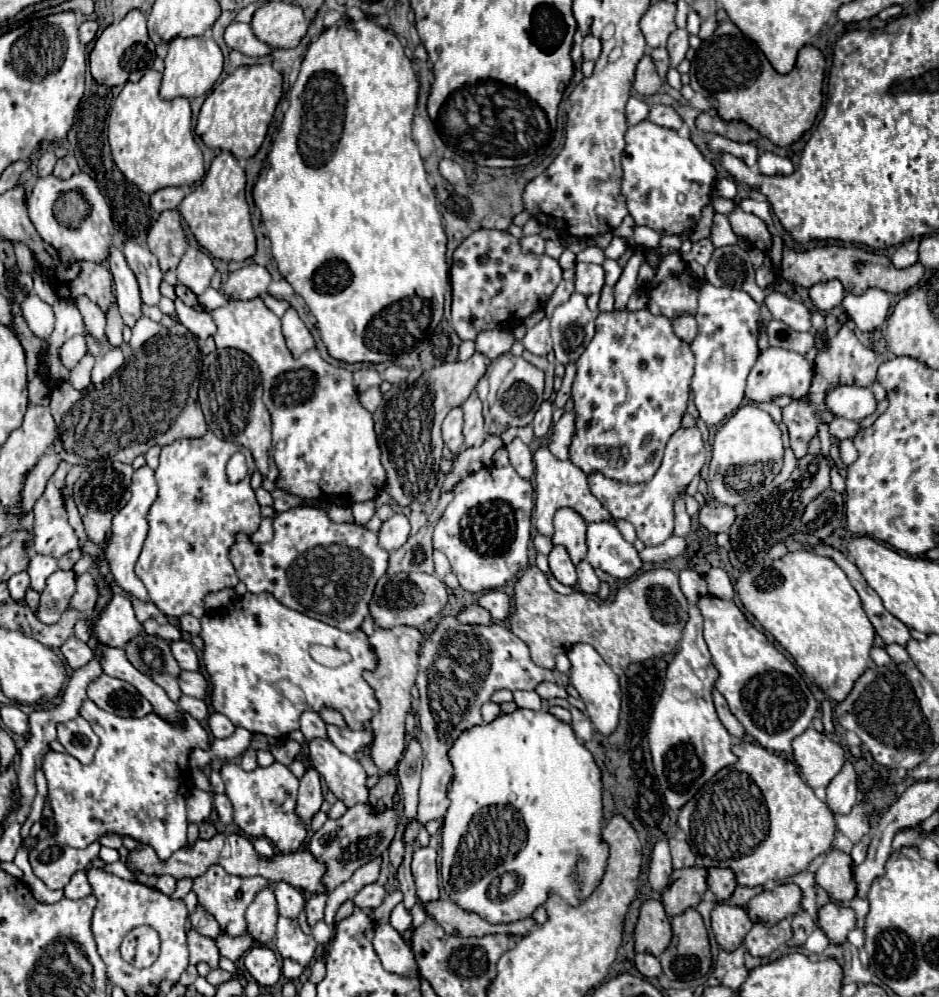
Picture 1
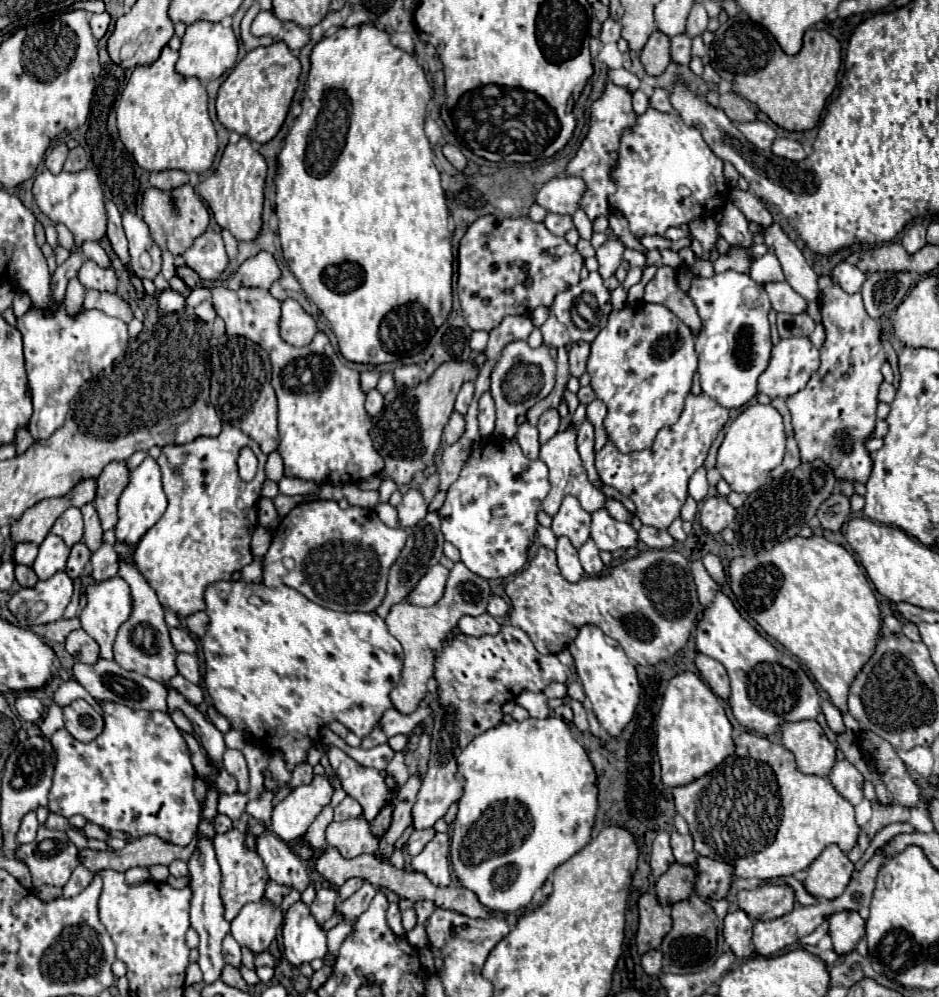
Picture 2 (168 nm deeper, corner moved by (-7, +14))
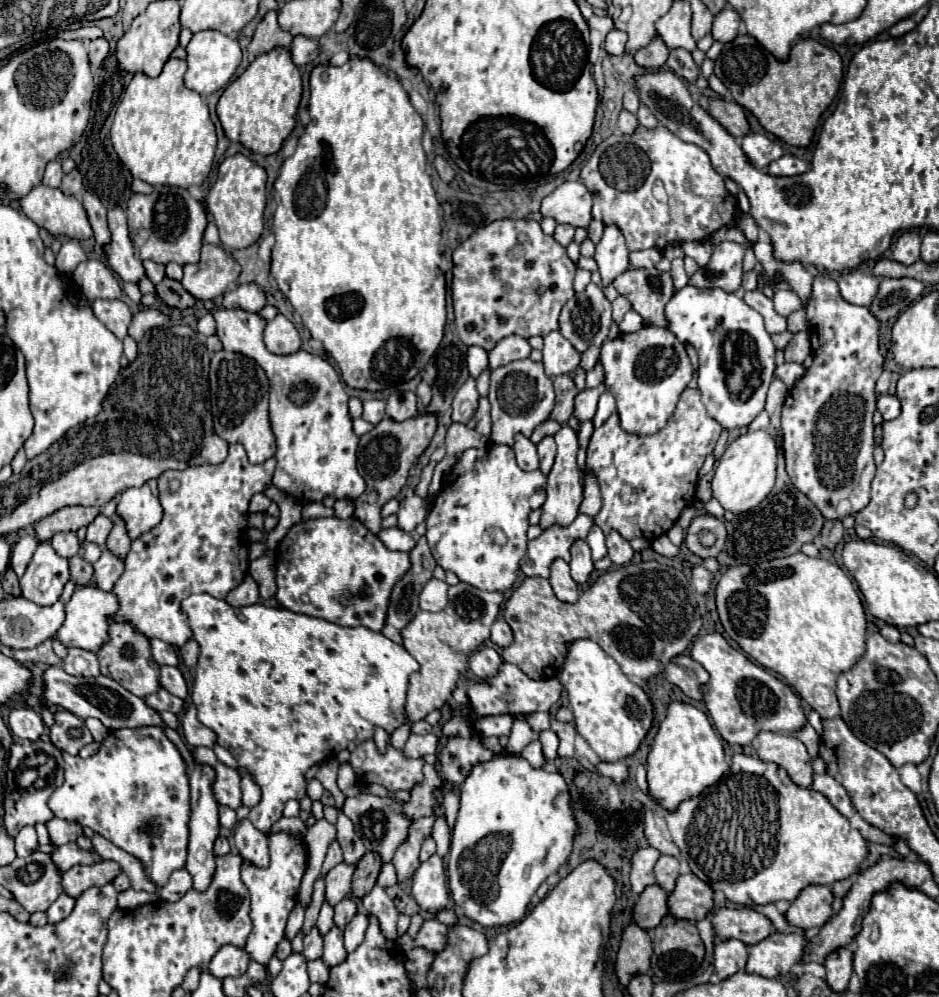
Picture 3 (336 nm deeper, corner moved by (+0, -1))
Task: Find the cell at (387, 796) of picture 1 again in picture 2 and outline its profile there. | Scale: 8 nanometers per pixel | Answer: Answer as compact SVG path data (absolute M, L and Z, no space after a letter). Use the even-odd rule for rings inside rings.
M391 801L391 803L389 803L385 809L381 809L381 813L375 817L375 821L373 821L373 833L375 833L377 837L381 837L381 835L387 831L387 827L389 827L389 823L391 823L393 807L395 807L395 803Z

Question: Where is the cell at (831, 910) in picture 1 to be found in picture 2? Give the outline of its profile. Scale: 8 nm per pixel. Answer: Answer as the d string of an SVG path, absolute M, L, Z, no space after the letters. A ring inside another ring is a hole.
M837 911L829 917L829 935L833 939L833 949L845 955L853 951L857 941L865 935L865 921L859 913Z

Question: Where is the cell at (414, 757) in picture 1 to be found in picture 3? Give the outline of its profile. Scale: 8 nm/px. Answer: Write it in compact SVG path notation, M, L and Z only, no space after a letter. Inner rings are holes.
M384 864L380 874L378 874L378 884L382 888L388 888L388 886L394 886L396 884L396 872L394 872L394 866L392 864Z

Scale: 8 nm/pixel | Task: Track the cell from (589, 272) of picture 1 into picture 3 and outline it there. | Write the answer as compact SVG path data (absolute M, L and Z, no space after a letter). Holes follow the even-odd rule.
M608 224L604 228L602 240L596 244L594 260L598 262L604 286L614 282L614 278L618 274L622 274L624 270L630 268L626 240L624 240L624 236L616 224Z

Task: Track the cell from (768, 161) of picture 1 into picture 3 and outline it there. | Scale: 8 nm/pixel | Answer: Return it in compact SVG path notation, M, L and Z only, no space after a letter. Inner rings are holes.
M782 156L770 164L770 174L772 176L798 176L808 170L806 162L802 162L796 156Z

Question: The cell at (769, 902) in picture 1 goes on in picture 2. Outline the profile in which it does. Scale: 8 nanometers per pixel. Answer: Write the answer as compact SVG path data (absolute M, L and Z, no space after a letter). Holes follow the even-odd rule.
M763 883L757 889L739 891L739 907L751 919L777 919L795 909L795 889L791 885Z

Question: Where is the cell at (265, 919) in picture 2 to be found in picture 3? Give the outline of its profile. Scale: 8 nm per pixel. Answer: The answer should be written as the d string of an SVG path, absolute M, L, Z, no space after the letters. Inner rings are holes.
M232 944L222 946L216 956L210 960L210 964L206 966L208 972L220 980L224 978L234 978L234 976L242 976L246 972L248 966L248 952L244 948L236 948Z

